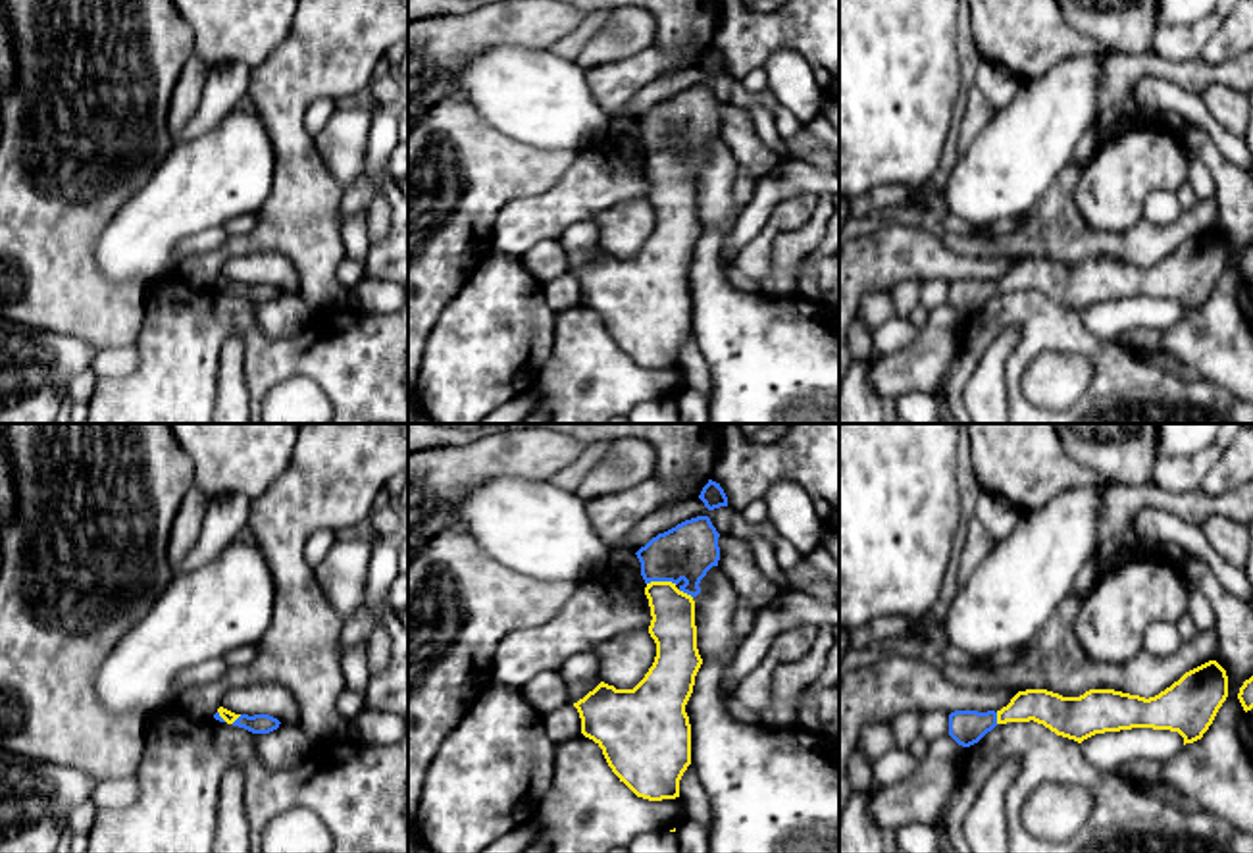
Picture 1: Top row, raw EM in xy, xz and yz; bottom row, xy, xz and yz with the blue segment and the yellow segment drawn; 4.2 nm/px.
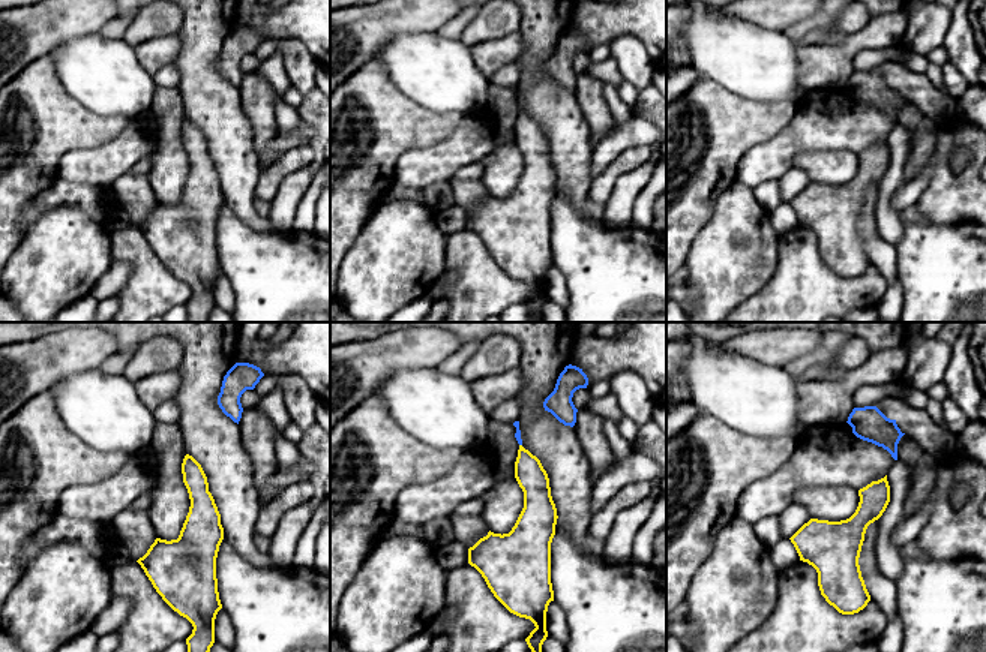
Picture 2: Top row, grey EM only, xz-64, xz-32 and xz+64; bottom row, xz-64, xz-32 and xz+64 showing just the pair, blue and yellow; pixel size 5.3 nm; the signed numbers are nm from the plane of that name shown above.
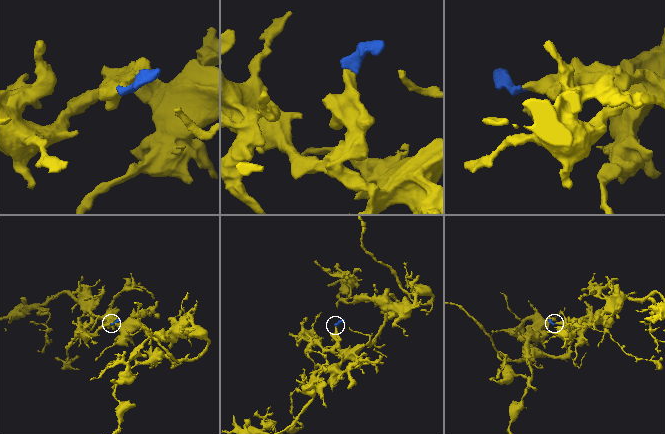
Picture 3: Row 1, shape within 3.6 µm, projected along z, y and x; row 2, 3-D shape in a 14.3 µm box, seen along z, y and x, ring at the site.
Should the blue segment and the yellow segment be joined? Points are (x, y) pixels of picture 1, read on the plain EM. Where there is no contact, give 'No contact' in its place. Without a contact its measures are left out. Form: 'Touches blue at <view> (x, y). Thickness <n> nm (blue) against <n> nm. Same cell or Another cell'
Touches blue at xz (663, 149). Thickness 240 nm (blue) against 190 nm. Same cell

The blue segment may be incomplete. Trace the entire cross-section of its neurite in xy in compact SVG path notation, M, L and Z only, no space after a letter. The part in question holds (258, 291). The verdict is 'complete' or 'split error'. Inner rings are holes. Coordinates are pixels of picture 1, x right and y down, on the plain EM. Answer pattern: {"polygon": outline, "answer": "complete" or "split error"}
{"polygon": "M223 275L214 283L216 289L244 297L252 302L269 302L279 297L279 289L269 283L235 283Z", "answer": "split error"}

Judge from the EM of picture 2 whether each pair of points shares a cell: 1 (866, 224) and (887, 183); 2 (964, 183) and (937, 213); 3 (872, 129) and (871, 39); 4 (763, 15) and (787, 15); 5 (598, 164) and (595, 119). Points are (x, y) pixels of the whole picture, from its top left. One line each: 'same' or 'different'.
1: different
2: same
3: different
4: same
5: different

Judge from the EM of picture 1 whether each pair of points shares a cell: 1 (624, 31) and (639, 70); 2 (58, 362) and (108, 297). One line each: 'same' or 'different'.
1: different
2: different

